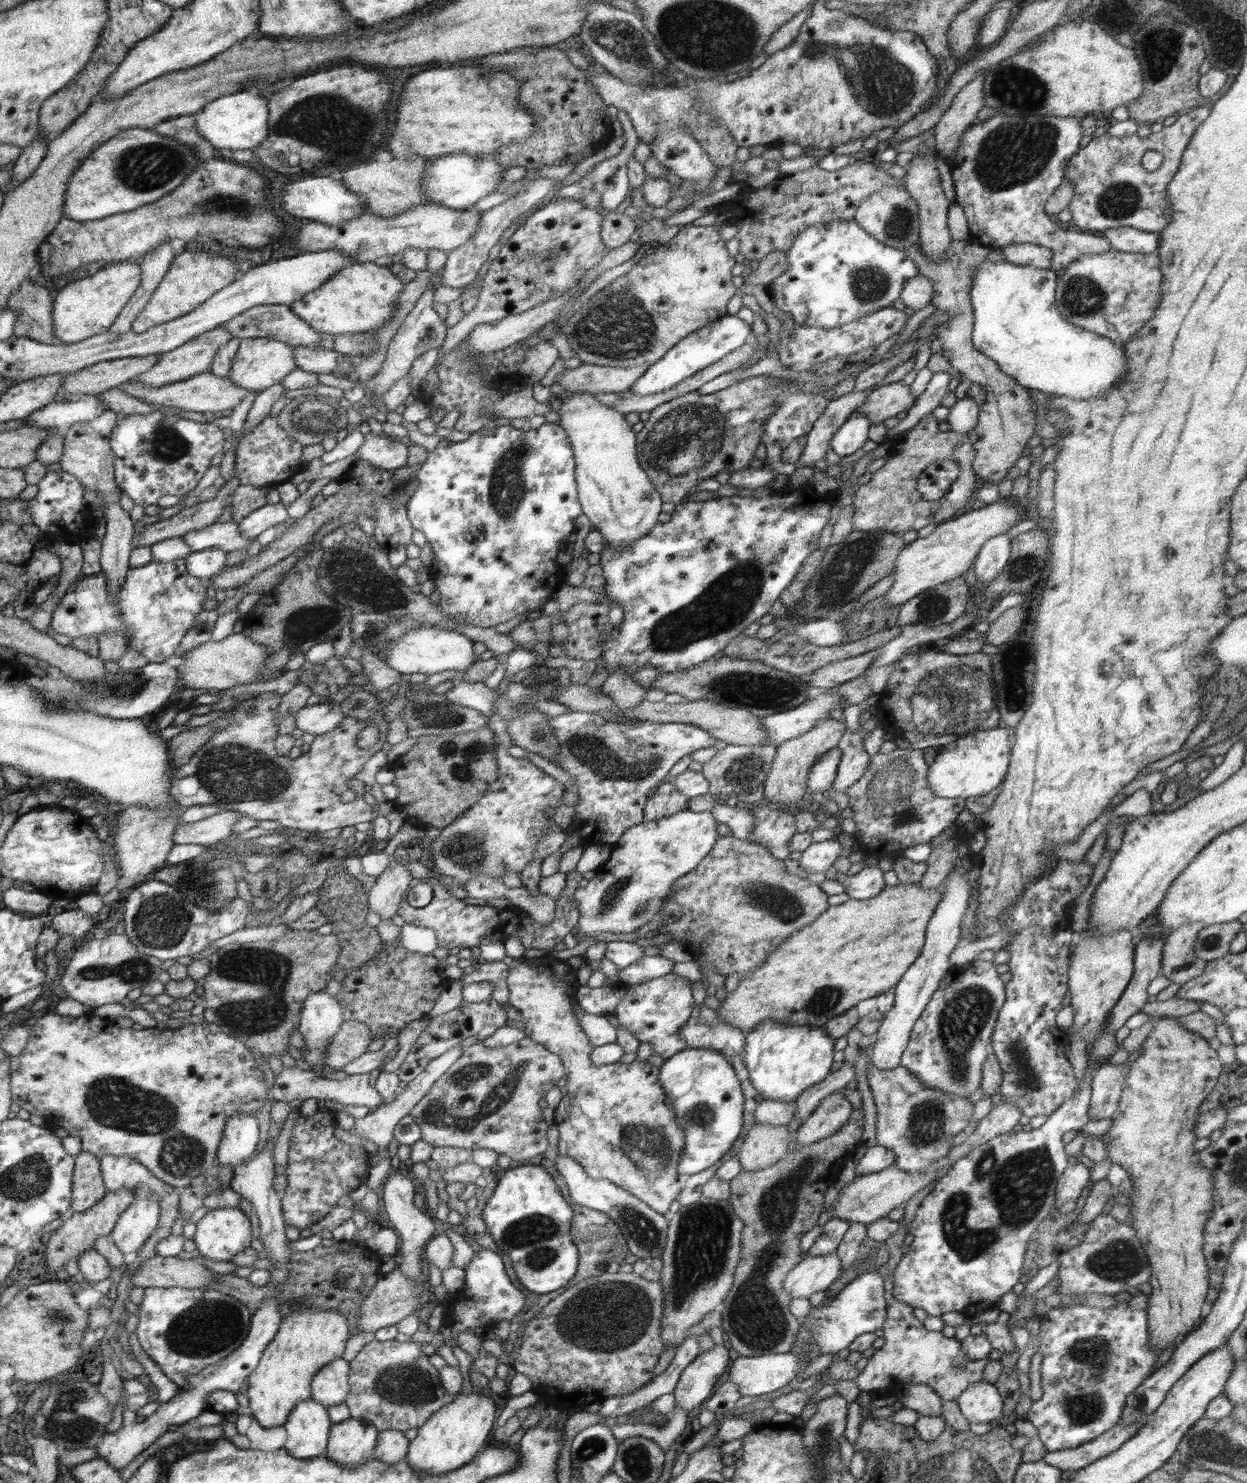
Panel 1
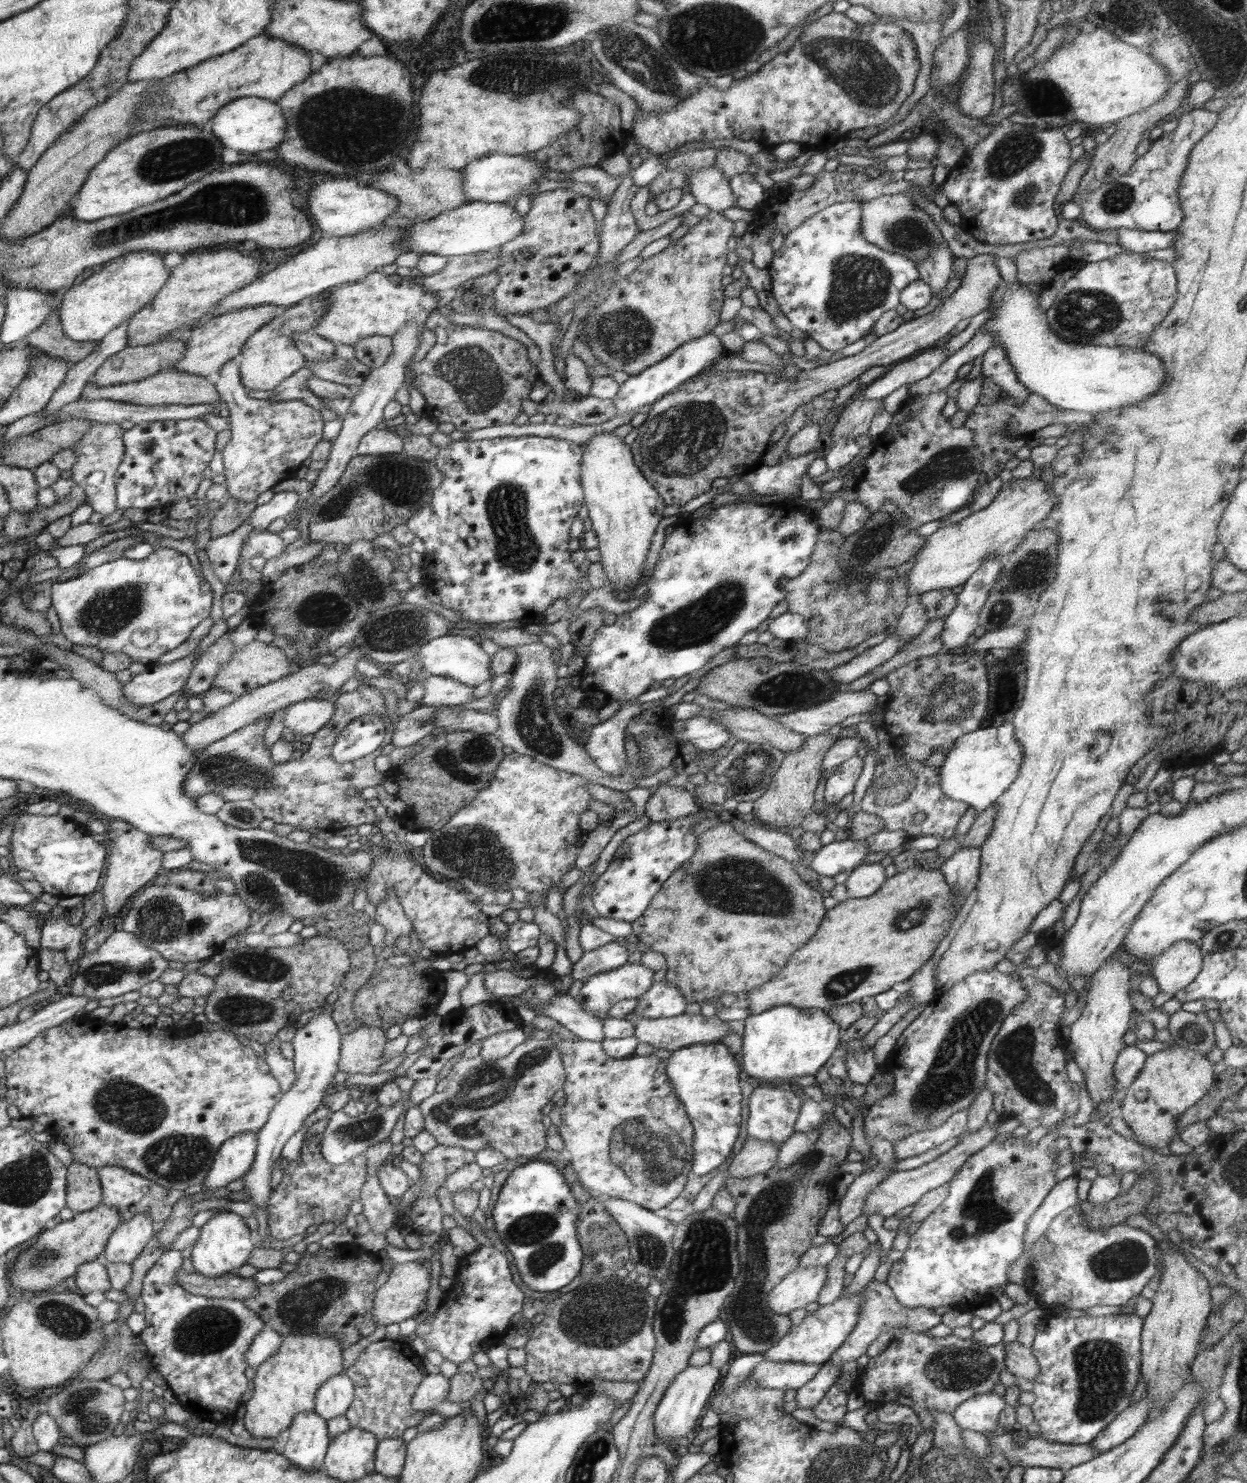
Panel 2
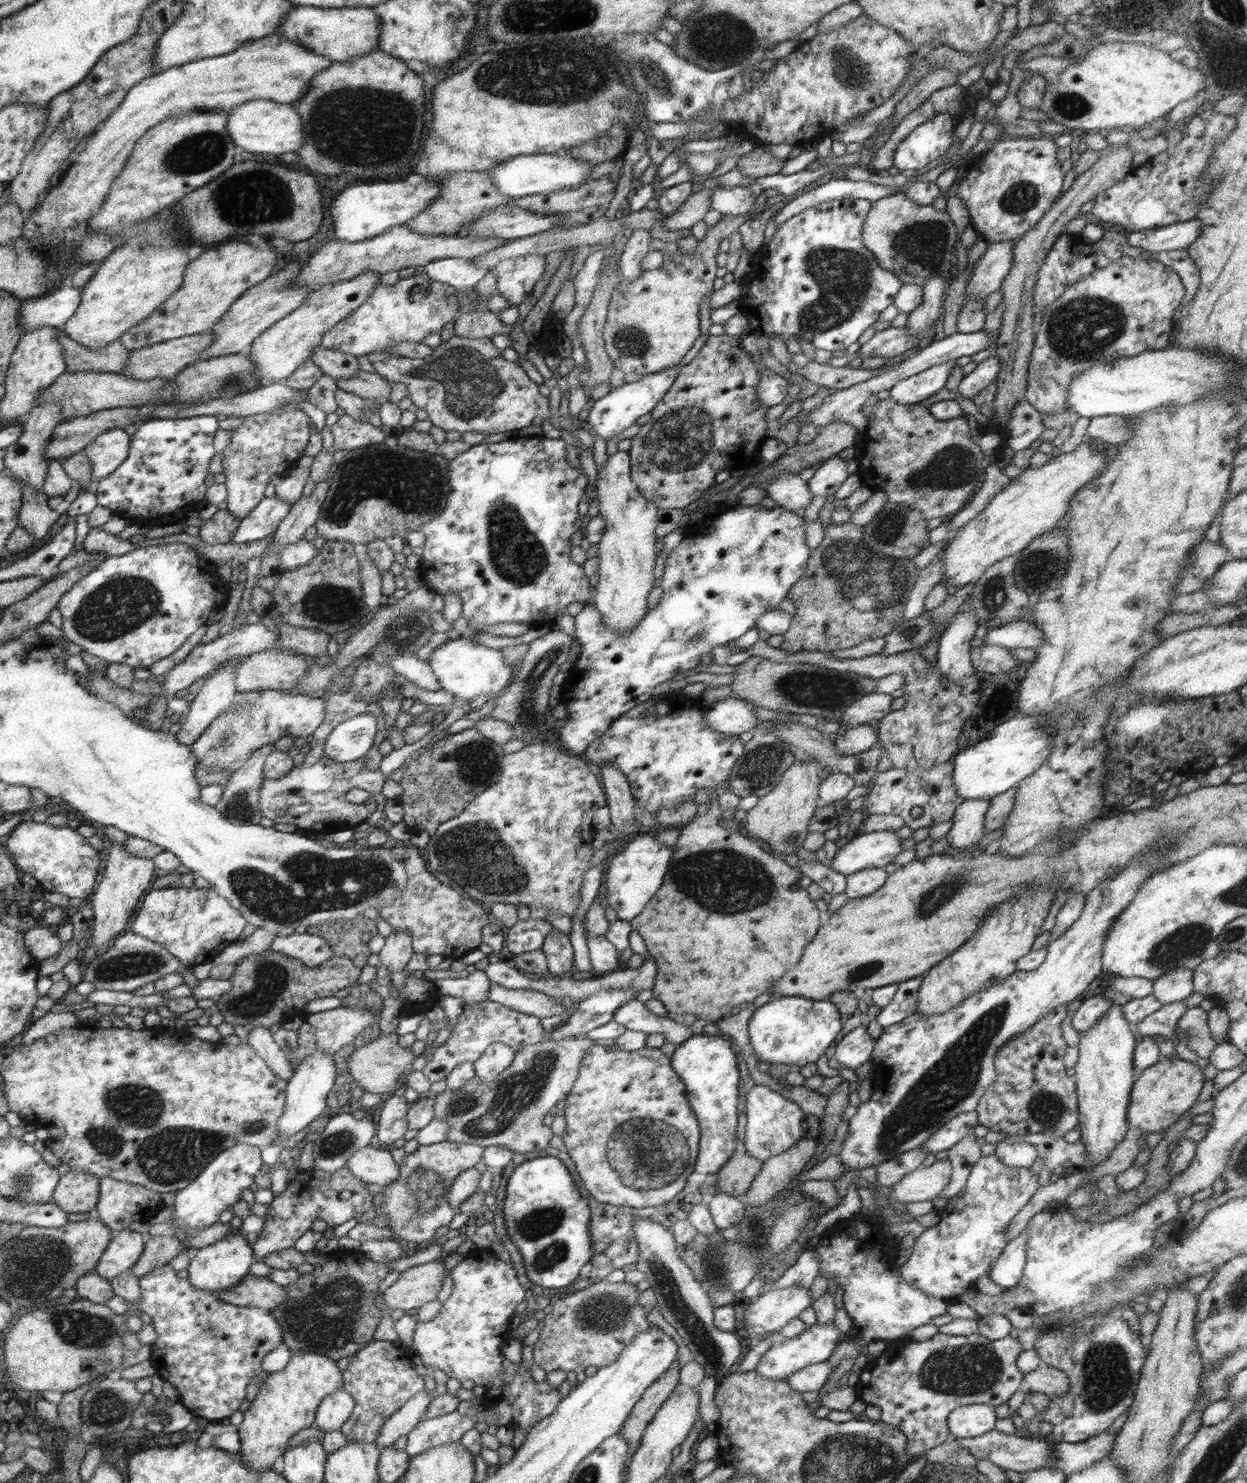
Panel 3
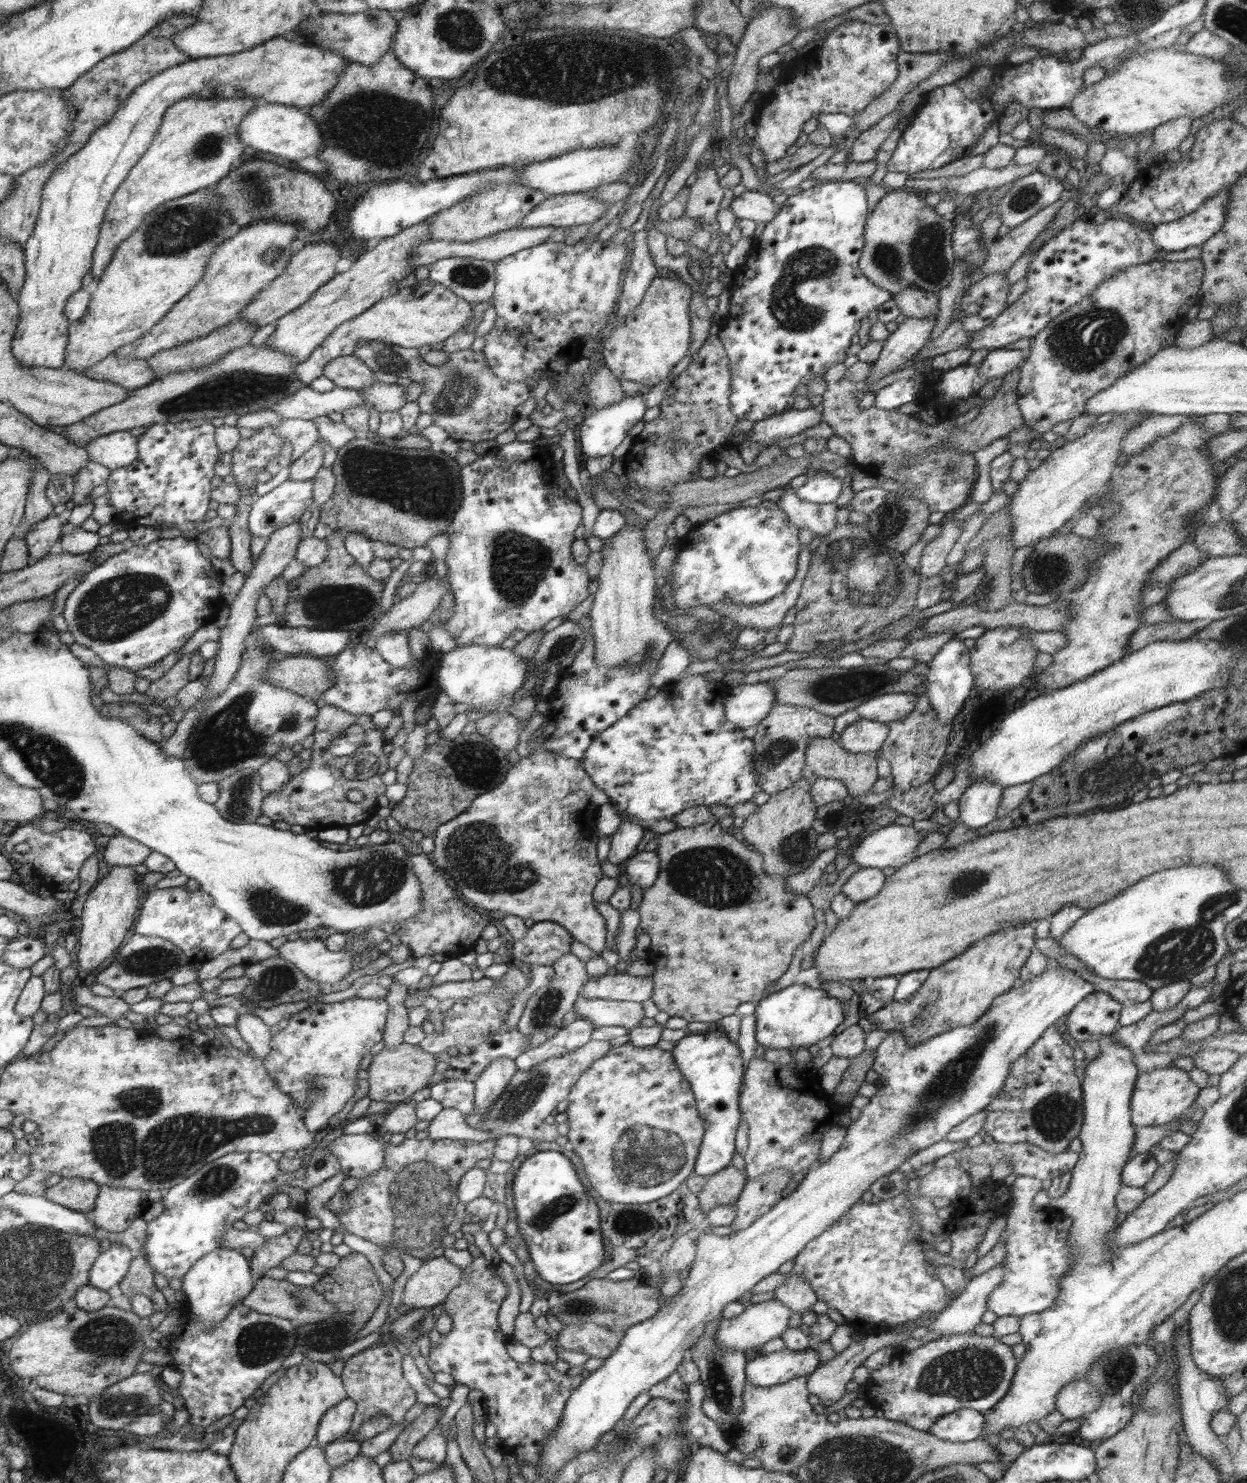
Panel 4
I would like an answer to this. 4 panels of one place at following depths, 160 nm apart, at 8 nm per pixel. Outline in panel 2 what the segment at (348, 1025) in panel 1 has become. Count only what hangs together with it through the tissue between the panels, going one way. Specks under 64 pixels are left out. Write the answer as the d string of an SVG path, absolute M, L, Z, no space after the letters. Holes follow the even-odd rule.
M364 1024L360 1028L344 1034L341 1045L341 1057L338 1060L338 1068L348 1075L363 1074L375 1075L378 1068L386 1063L385 1046L388 1043L386 1032L383 1028L367 1027Z

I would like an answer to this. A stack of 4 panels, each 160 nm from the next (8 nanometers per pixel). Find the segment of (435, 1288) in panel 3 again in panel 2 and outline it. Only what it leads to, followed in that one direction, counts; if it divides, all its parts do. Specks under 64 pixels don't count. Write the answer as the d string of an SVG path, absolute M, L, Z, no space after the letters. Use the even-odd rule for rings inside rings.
M422 1260L419 1262L396 1263L392 1267L392 1273L386 1283L375 1292L373 1317L376 1326L396 1324L414 1317L418 1308L424 1304L430 1286L432 1286L432 1276L428 1272L427 1263Z

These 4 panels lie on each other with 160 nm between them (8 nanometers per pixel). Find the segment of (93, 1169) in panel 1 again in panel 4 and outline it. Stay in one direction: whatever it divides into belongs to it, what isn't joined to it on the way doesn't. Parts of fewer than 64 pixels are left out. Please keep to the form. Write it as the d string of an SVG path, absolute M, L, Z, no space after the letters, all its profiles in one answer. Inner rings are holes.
M63 1178L60 1183L45 1189L45 1196L54 1204L86 1214L93 1211L99 1194L100 1185L84 1178Z

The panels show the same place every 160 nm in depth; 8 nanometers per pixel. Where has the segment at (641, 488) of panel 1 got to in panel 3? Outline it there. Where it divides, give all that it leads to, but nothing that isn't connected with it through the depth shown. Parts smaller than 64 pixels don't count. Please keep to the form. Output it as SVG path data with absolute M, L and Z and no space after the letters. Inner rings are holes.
M617 453L608 456L602 469L598 469L596 492L598 496L598 516L604 518L606 531L600 542L599 580L595 588L593 604L601 613L601 619L614 632L625 632L636 628L649 611L647 602L650 591L654 588L654 542L658 525L658 506L640 495L638 487L632 481L630 456Z

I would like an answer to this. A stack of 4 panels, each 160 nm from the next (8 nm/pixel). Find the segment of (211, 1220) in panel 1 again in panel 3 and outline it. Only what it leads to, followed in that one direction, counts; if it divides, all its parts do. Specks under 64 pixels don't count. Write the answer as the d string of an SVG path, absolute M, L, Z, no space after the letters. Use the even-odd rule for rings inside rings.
M235 1223L233 1232L226 1238L221 1238L218 1242L205 1246L205 1248L193 1251L189 1262L188 1277L190 1284L197 1290L203 1290L216 1295L217 1292L236 1287L243 1280L254 1272L254 1264L258 1264L256 1252L248 1241L247 1232L244 1232Z

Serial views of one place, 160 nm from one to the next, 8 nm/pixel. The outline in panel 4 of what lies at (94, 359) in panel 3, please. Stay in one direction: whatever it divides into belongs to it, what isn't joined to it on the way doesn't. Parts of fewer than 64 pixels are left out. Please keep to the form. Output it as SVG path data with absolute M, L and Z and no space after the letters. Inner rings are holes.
M115 352L82 374L93 377L94 380L113 381L114 384L120 384L122 388L129 390L149 385L157 378L147 360L118 358Z

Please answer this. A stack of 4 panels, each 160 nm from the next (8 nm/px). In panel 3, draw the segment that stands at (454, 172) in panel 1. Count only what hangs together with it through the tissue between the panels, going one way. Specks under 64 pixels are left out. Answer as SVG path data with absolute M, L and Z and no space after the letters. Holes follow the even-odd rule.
M566 153L522 155L509 158L490 170L497 189L506 196L520 198L532 195L549 195L553 192L570 190L586 182L593 164L588 161L574 160Z

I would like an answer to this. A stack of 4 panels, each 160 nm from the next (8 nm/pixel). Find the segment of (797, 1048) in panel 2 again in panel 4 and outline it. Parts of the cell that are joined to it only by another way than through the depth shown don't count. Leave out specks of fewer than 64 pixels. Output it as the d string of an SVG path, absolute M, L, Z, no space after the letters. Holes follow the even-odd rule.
M792 984L784 990L766 995L756 1007L756 1038L766 1049L808 1048L812 1044L828 1038L842 1024L844 1004L838 998L830 998L822 990L814 990L805 984Z

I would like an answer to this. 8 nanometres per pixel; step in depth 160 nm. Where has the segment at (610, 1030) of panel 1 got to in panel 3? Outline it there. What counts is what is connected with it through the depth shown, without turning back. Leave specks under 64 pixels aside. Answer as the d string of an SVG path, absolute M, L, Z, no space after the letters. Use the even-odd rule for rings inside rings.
M491 982L487 1000L540 1019L558 1016L568 1010L561 1002L536 990L510 990L494 982Z

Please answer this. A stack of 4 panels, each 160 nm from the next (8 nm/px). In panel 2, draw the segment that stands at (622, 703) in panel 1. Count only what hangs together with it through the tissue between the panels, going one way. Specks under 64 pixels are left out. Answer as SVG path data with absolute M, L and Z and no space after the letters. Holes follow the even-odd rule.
M634 699L622 700L621 703L624 703L622 709L616 711L607 721L594 725L587 743L584 744L596 766L610 776L620 776L625 773L626 725L630 719L638 717L643 711L641 704L636 703Z

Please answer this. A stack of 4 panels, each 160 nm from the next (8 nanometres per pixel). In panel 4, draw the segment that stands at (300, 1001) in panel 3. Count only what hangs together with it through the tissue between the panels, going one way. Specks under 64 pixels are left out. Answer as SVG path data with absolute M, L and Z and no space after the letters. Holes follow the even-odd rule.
M388 955L382 956L382 958L379 957L376 961L354 968L353 972L350 972L340 983L328 985L314 983L296 965L291 964L289 961L284 961L281 957L271 957L267 960L245 966L246 973L244 973L244 978L250 978L250 985L246 986L244 993L242 993L241 1005L250 1014L254 1014L253 1009L257 1007L270 1008L270 1006L276 1006L276 1004L296 1003L309 998L344 991L350 988L357 978L365 975L372 976L392 964L393 962L388 958Z

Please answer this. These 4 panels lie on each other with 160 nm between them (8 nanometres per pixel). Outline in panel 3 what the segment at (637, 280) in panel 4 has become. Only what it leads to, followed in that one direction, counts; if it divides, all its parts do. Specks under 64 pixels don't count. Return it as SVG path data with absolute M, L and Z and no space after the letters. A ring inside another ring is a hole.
M643 228L632 231L632 235L624 242L624 250L620 254L619 274L622 279L632 282L643 273L642 259L650 252L652 241L650 231Z

